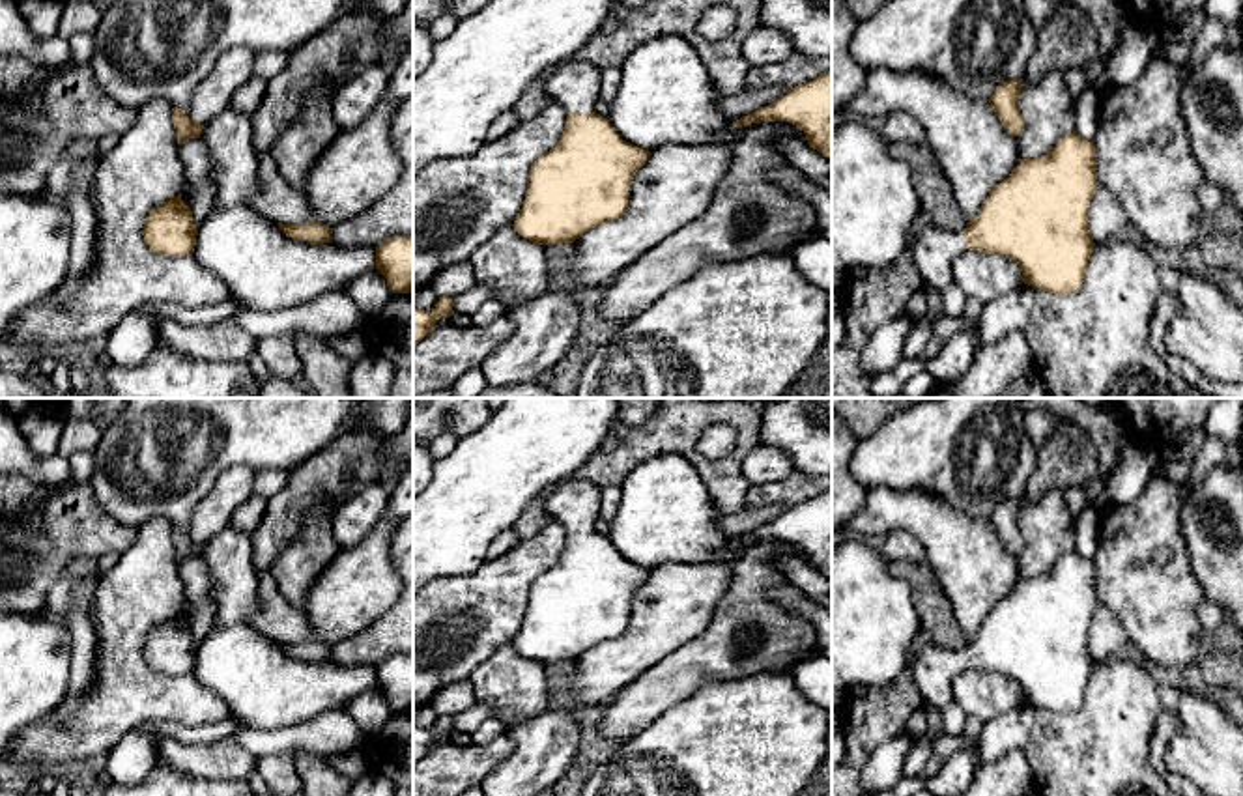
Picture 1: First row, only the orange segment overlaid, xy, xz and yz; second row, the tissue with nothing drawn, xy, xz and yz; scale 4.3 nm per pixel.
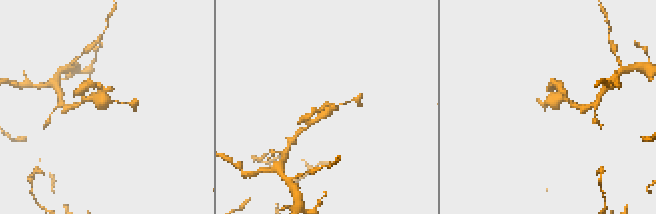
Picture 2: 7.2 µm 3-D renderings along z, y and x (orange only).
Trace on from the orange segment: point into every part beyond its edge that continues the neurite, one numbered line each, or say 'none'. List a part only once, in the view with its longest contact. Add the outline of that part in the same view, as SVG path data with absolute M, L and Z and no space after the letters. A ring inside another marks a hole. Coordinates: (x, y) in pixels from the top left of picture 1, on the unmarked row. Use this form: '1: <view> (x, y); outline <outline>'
1: xz (576, 505); outline M568 478L553 488L546 510L566 533L593 531L602 518L602 491L591 482Z

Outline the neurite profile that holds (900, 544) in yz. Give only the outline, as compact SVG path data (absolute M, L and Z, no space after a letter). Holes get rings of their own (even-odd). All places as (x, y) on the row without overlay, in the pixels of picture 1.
M903 529L892 531L884 538L880 553L888 562L899 561L899 559L923 562L927 559L927 553L923 546L920 544L920 540Z

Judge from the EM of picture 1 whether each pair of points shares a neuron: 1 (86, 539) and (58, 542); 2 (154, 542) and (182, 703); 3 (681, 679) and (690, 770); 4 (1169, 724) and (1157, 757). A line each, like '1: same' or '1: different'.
1: same
2: same
3: different
4: same

